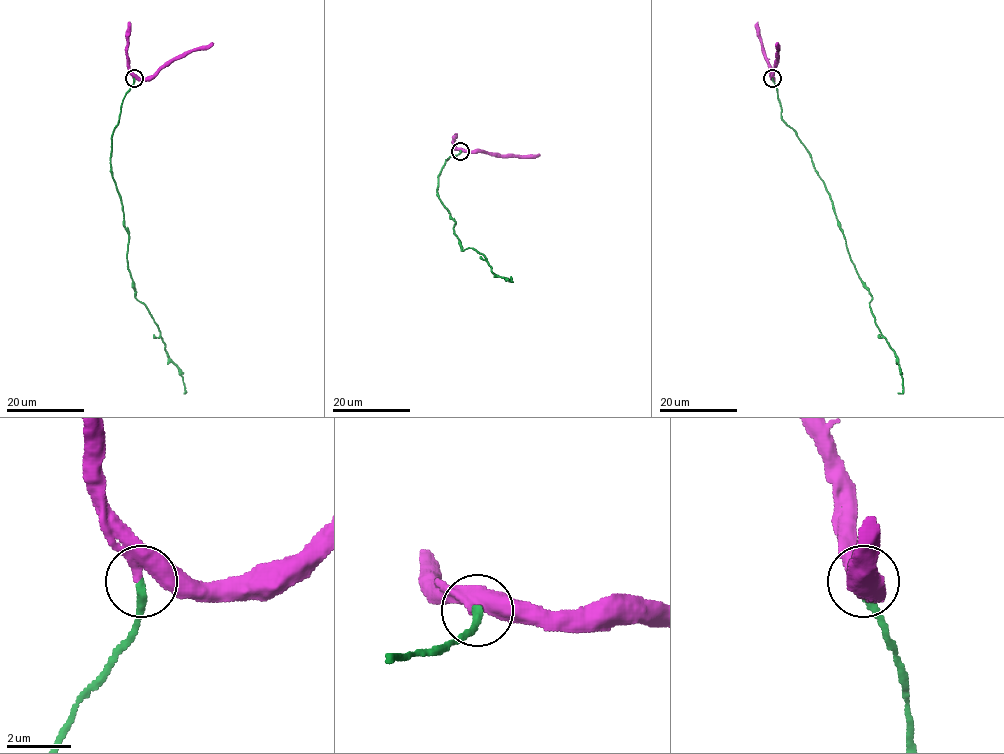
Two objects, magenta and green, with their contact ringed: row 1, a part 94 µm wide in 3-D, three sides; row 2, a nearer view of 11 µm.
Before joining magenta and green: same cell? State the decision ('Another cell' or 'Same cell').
Same cell

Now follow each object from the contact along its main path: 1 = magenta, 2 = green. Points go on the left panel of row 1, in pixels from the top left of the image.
1: (133, 78), (156, 75), (174, 60), (196, 49), (206, 49), (213, 43)
2: (133, 78), (112, 133), (110, 171), (129, 234), (127, 260), (134, 296), (145, 305), (179, 370), (184, 392)

